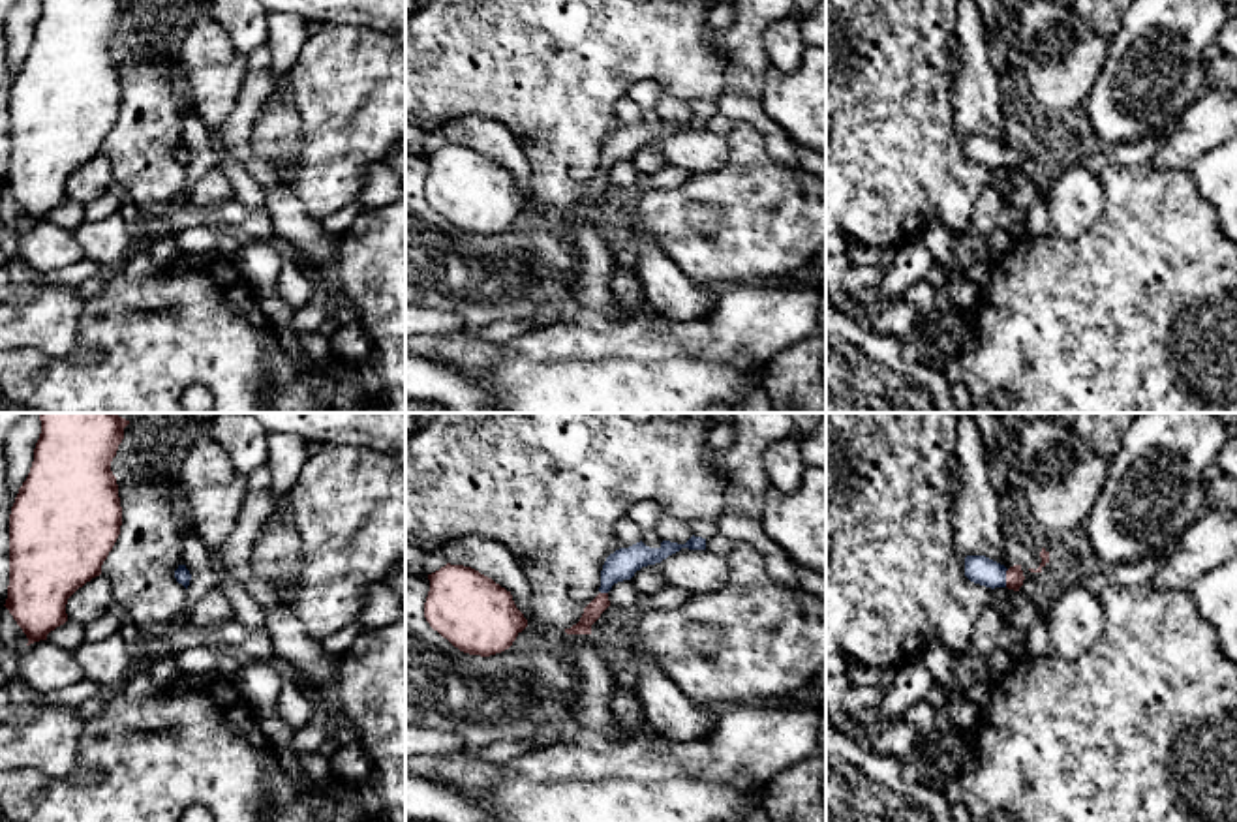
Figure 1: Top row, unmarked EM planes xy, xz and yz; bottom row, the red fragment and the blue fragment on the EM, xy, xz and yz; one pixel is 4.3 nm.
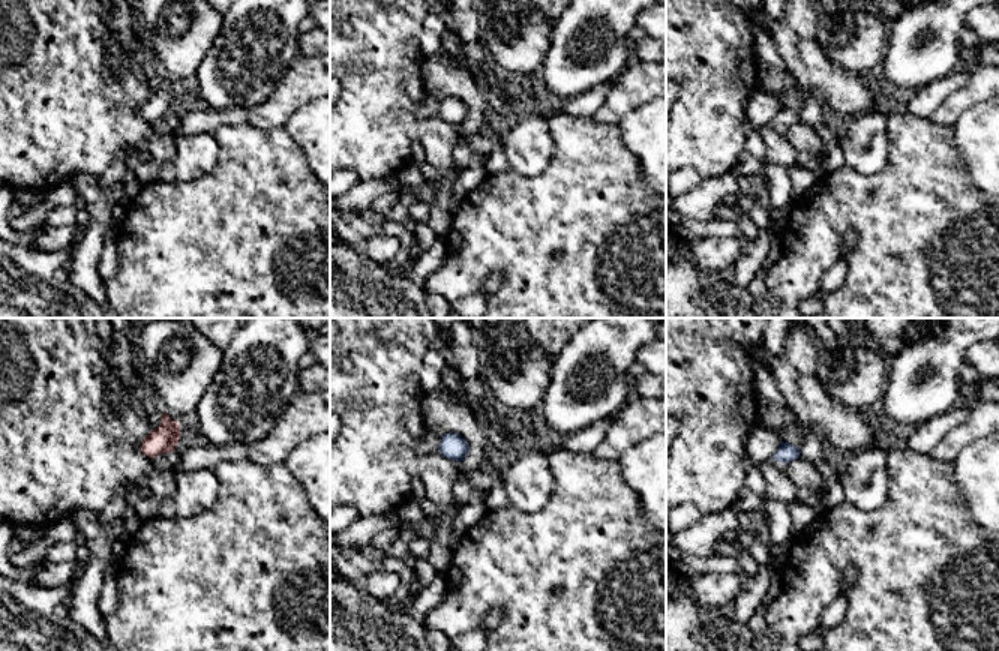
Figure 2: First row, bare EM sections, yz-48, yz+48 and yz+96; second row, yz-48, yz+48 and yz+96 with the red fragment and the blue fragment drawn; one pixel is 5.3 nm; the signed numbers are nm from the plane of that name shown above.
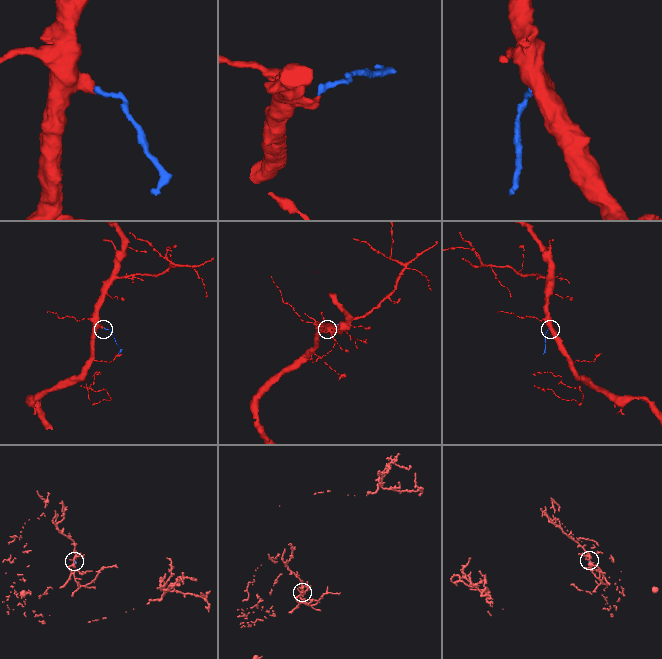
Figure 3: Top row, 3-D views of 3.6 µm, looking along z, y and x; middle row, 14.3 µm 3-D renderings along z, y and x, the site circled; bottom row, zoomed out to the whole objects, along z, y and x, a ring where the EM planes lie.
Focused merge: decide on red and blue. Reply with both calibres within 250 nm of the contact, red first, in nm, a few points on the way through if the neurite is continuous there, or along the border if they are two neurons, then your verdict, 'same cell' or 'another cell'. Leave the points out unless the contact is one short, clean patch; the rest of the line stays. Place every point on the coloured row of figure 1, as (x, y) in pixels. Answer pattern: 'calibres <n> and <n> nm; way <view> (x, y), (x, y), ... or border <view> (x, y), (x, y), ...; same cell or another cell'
calibres 80 and 120 nm; way yz (1014, 575), (1007, 578), (978, 569); same cell

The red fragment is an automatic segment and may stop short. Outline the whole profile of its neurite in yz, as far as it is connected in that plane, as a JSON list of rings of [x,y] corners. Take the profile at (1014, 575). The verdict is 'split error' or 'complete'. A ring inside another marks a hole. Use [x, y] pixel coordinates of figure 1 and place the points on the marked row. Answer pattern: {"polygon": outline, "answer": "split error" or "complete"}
{"polygon": [[[967,556],[965,557],[965,576],[985,587],[1008,587],[1019,591],[1023,586],[1021,565],[1006,569],[1004,565],[985,557],[985,556]]], "answer": "split error"}

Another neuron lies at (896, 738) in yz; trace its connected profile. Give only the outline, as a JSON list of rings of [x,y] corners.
[[[905,721],[880,723],[867,738],[869,747],[884,756],[907,758],[918,749],[920,730]]]

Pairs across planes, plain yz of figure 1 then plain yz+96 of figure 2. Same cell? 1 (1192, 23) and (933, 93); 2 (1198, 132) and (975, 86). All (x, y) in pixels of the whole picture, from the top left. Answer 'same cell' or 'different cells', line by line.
1: different cells
2: same cell

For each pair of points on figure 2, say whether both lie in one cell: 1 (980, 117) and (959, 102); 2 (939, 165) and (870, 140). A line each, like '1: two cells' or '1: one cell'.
1: two cells
2: two cells

